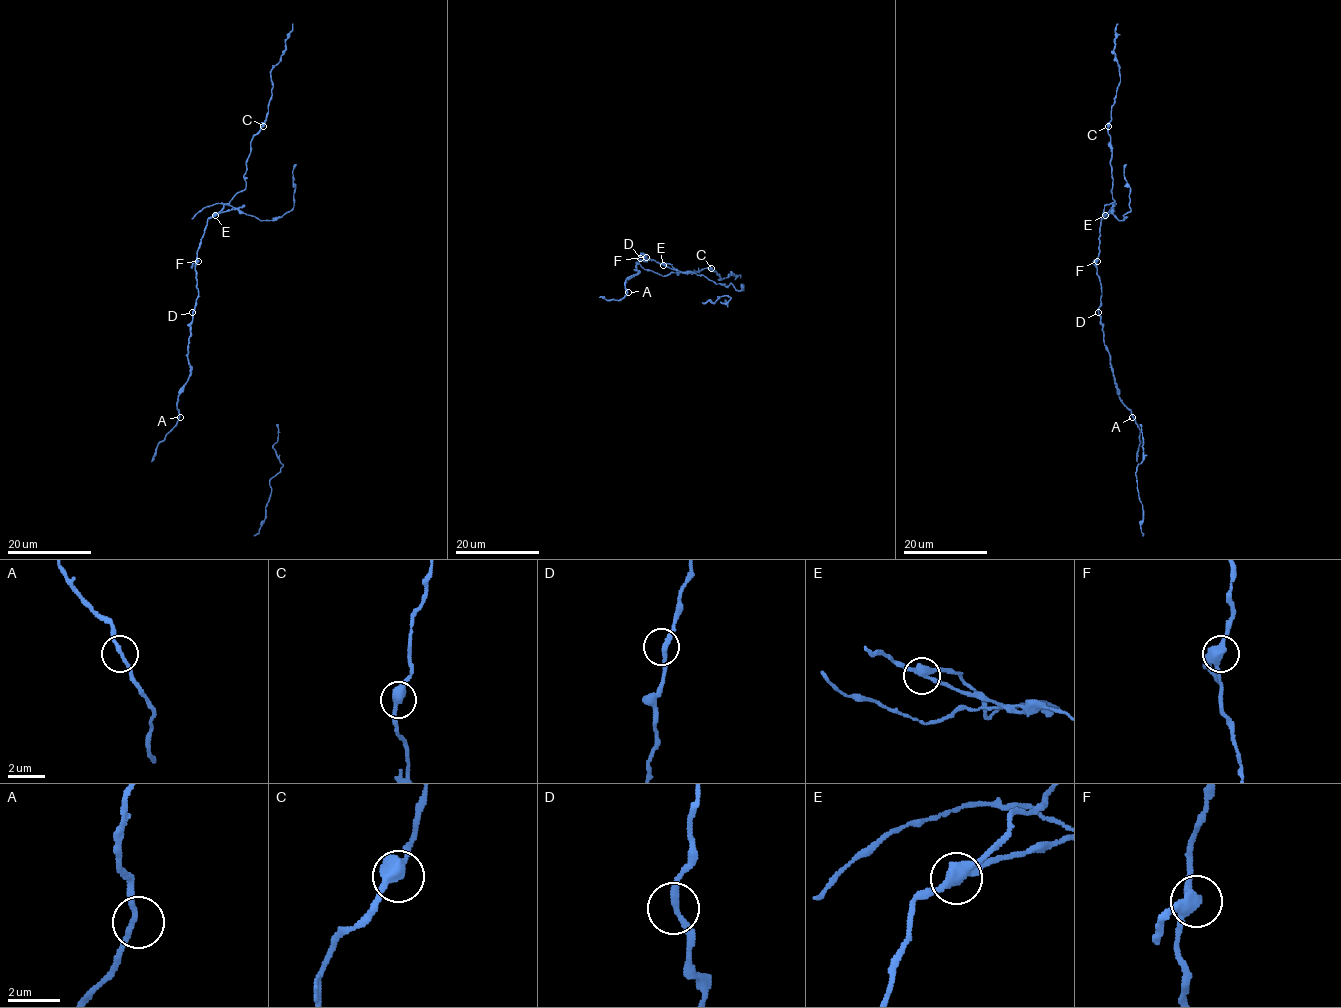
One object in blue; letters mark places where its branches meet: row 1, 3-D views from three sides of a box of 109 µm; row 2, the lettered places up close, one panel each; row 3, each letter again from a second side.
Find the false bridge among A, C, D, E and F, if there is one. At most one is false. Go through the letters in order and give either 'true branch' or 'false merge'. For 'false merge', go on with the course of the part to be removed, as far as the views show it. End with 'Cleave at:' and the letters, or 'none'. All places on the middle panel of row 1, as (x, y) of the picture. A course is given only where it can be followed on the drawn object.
A: true branch
C: true branch
D: true branch
E: false merge | (663, 265), (702, 274), (717, 284), (731, 284), (738, 290), (743, 289), (741, 284), (744, 286)
F: true branch
Cleave at: E

